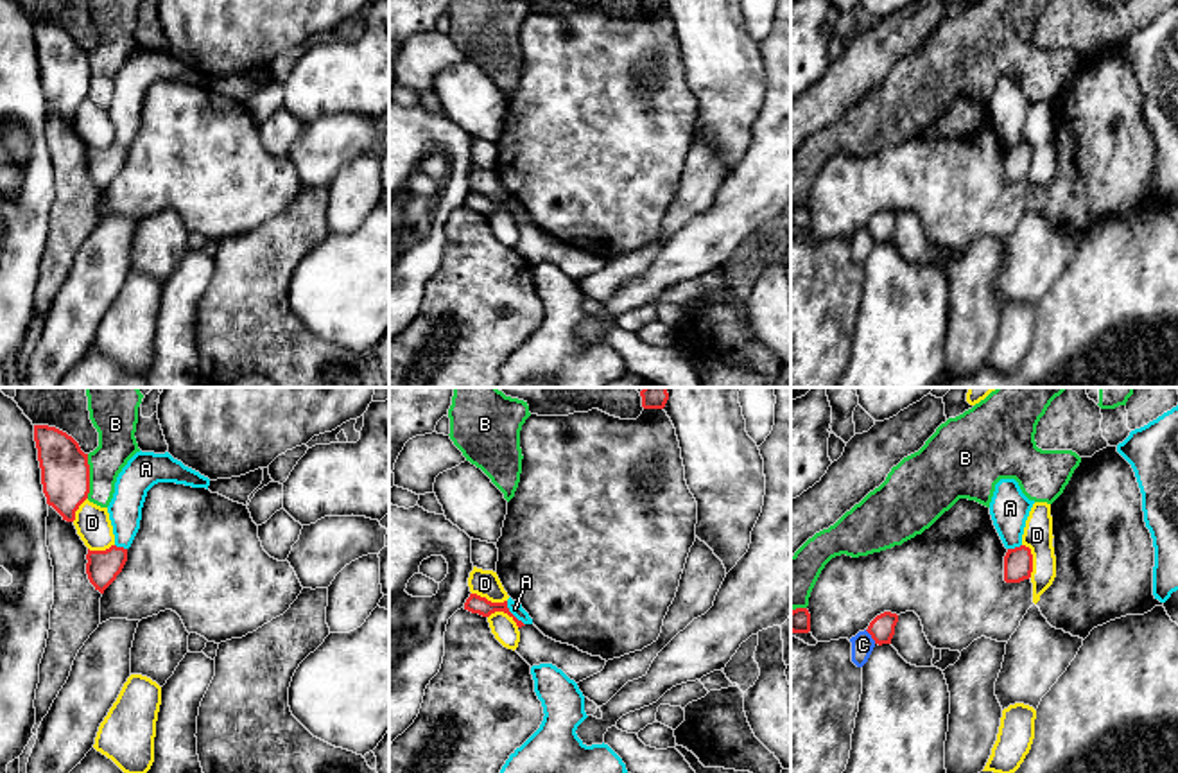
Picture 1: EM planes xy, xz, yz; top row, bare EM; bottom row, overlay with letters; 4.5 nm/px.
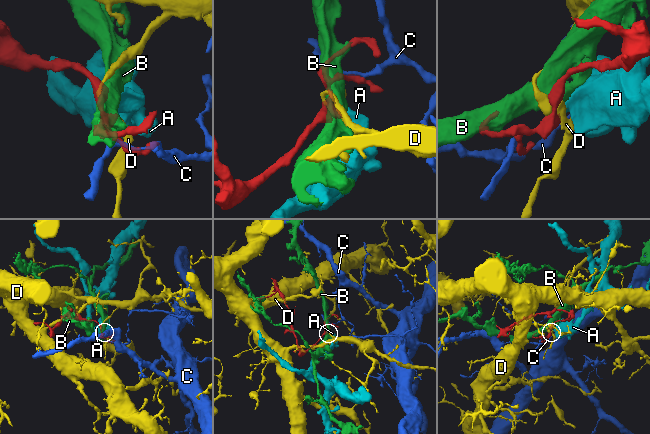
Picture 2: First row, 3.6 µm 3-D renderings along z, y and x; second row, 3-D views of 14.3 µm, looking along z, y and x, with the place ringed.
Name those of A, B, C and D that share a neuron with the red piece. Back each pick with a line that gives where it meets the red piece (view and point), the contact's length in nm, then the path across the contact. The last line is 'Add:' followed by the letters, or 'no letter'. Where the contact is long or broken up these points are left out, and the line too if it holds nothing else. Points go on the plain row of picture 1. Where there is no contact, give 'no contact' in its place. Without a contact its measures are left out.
Add: no letter

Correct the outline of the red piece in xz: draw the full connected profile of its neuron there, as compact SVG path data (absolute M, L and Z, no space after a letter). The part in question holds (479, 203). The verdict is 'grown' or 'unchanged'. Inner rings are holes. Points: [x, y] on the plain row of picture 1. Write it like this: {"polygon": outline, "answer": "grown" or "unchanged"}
{"polygon": "M470 192L470 195L464 201L464 208L472 210L472 212L479 212L482 215L489 215L495 210L504 210L507 212L518 226L525 224L522 219L518 219L507 206L507 199L504 201L491 201L486 195L481 195L477 192Z", "answer": "unchanged"}

